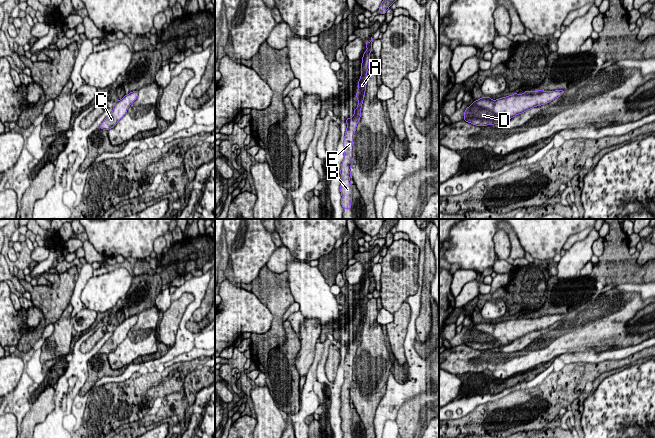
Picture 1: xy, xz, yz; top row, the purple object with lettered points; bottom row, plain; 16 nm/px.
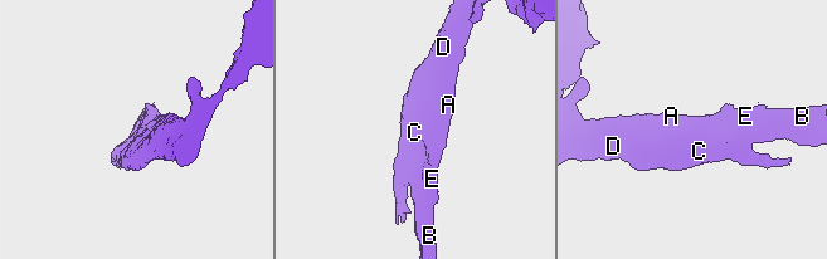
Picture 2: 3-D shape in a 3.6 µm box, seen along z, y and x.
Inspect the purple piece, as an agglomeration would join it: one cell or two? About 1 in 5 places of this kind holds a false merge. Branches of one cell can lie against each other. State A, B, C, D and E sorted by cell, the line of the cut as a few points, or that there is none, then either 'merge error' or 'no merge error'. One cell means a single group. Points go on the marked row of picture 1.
A B C D E; no cut; no merge error

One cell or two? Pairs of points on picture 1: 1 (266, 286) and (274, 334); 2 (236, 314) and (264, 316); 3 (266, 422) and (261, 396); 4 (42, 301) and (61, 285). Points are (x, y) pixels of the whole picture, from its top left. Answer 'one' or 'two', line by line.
1: one
2: one
3: one
4: one

